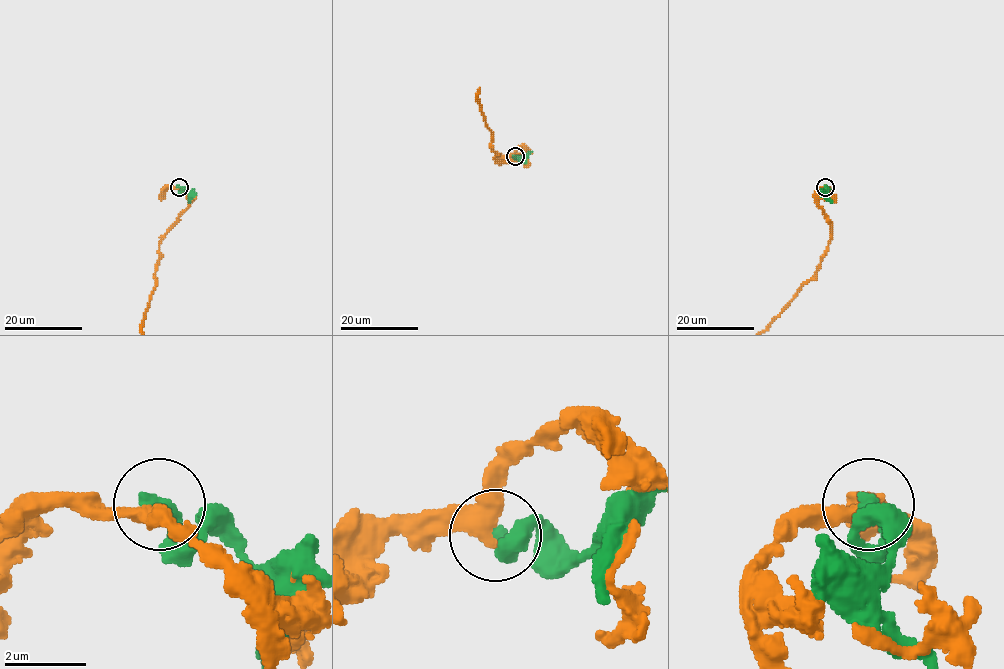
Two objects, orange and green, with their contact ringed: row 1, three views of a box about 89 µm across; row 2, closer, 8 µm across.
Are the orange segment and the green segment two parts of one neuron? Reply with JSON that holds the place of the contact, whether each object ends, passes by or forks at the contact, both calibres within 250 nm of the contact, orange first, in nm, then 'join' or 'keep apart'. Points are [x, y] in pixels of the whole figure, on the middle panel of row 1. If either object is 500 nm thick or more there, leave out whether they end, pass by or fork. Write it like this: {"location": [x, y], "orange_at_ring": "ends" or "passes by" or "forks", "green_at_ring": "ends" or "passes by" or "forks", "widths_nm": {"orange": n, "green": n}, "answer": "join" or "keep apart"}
{"location": [515, 156], "orange_at_ring": "ends", "green_at_ring": "ends", "widths_nm": {"orange": 400, "green": 400}, "answer": "keep apart"}

